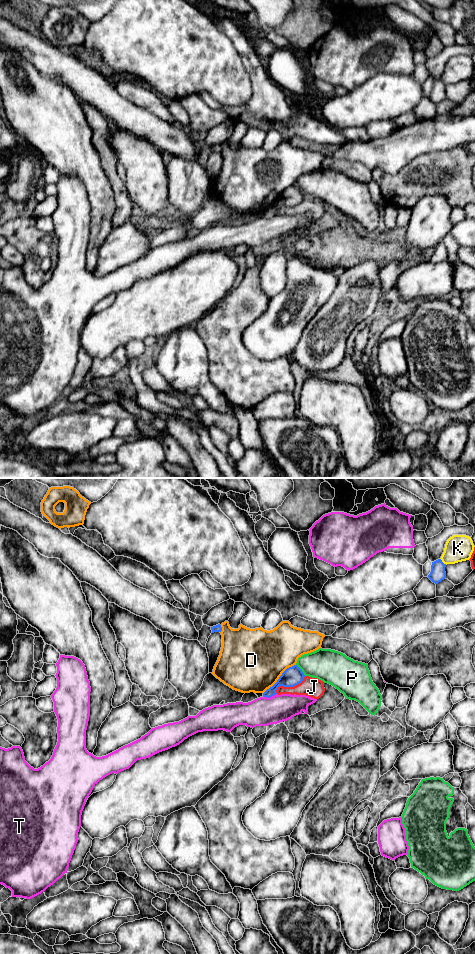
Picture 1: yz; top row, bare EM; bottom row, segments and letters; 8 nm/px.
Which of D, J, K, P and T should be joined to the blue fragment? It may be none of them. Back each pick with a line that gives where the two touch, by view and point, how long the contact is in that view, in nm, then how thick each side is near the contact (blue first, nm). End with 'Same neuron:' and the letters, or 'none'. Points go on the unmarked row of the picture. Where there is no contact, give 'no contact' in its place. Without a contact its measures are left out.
Same neuron: none

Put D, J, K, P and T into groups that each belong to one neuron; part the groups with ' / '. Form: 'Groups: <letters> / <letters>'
Groups: D / J / K / P / T

